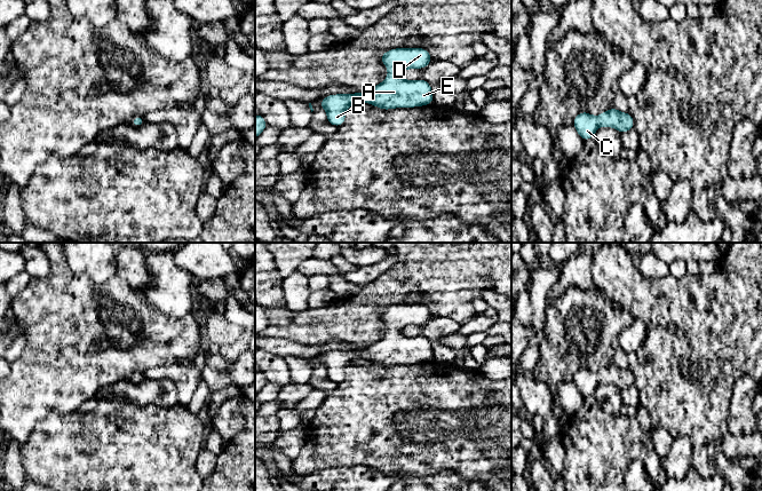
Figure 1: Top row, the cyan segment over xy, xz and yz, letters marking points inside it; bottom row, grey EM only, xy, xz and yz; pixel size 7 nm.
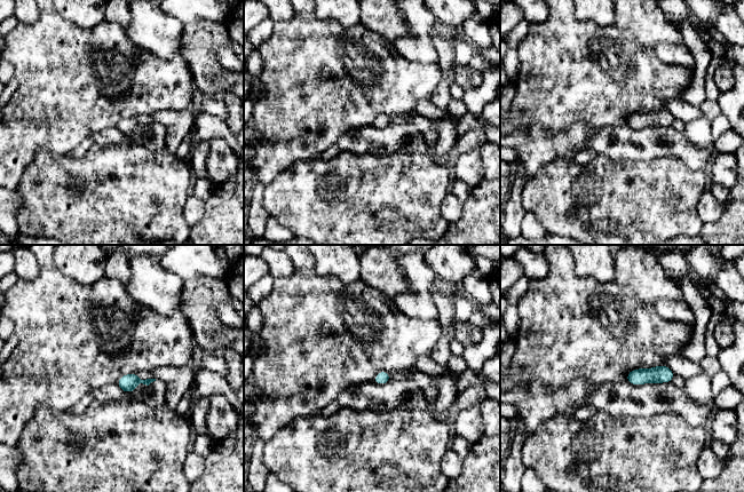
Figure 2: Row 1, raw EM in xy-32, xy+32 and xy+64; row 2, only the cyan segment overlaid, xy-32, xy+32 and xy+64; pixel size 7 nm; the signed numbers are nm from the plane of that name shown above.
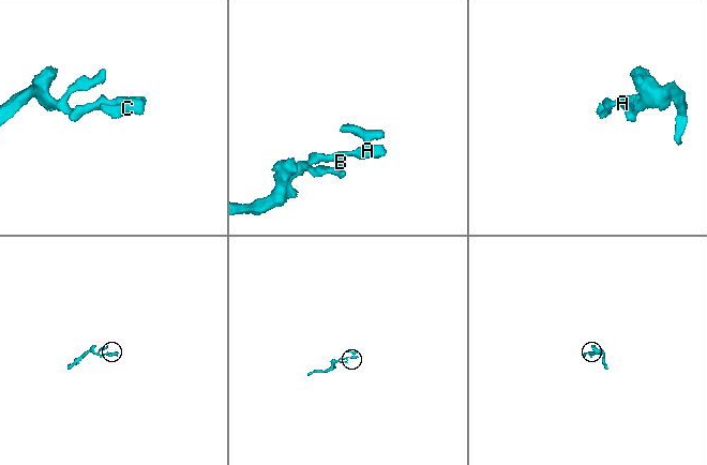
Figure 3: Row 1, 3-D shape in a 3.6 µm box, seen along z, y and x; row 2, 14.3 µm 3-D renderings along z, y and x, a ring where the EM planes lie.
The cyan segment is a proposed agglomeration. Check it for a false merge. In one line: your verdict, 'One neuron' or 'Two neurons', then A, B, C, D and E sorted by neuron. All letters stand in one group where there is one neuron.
One neuron. Groups: A B C D E

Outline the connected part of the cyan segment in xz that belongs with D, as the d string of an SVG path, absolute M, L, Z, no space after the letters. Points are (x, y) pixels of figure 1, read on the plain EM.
M394 304L380 312L389 331L365 349L333 350L320 356L327 379L339 383L346 378L347 366L356 358L372 361L381 366L415 364L432 361L434 347L424 335L405 336L400 331L407 325L424 325L432 315L426 304Z

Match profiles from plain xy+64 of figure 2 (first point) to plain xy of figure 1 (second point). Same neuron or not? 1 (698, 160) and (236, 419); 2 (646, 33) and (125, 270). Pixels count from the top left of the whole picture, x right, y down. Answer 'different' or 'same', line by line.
1: same
2: same

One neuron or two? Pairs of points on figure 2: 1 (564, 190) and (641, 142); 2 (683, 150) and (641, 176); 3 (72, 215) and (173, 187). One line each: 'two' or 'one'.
1: two
2: two
3: one

